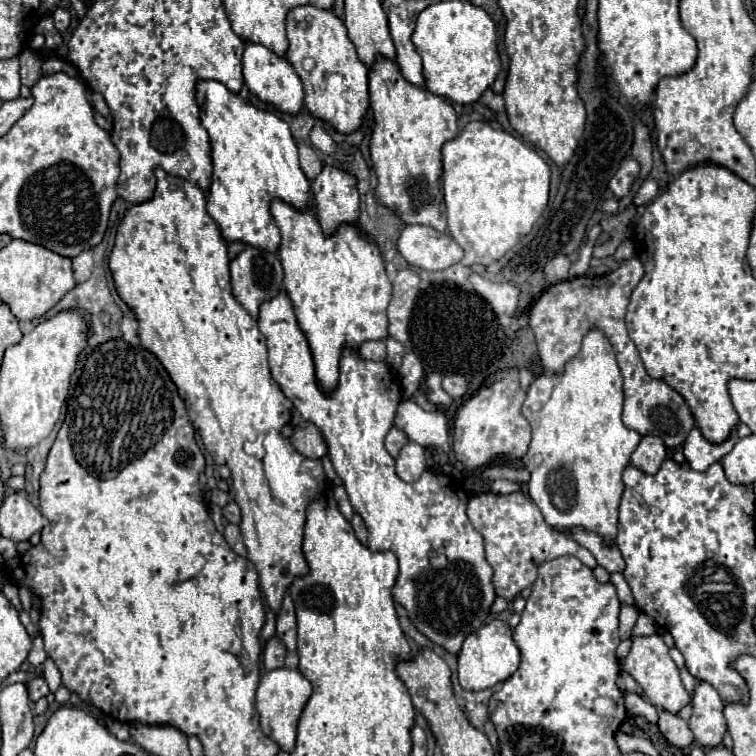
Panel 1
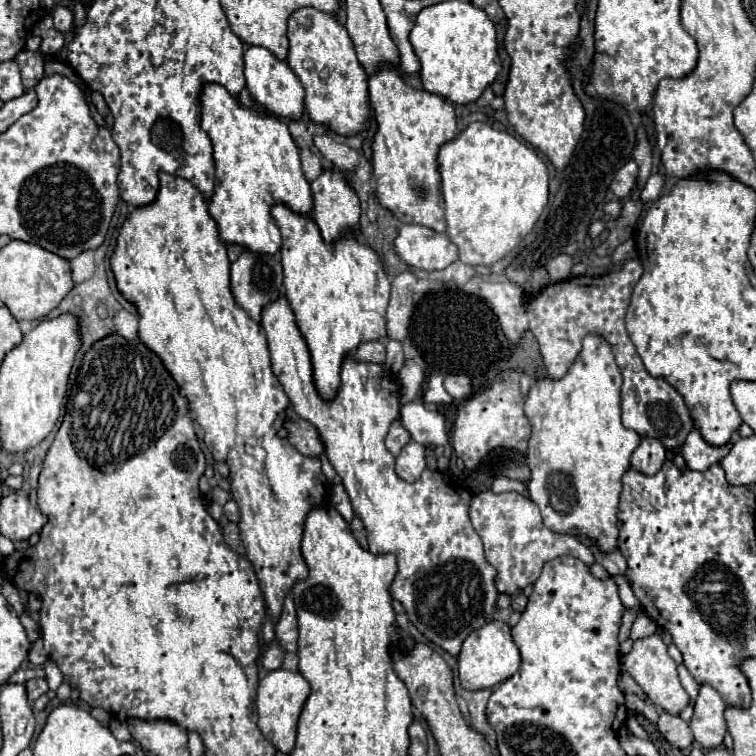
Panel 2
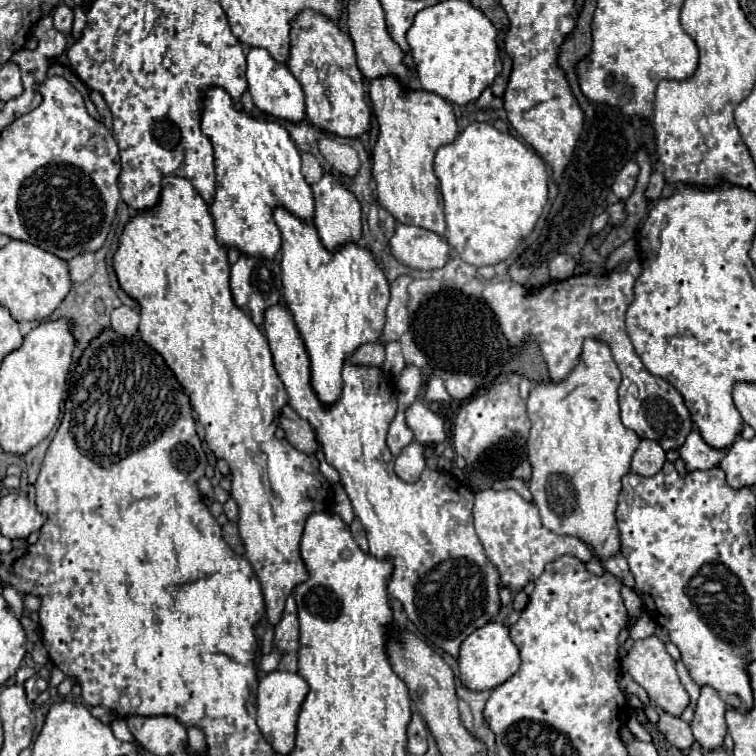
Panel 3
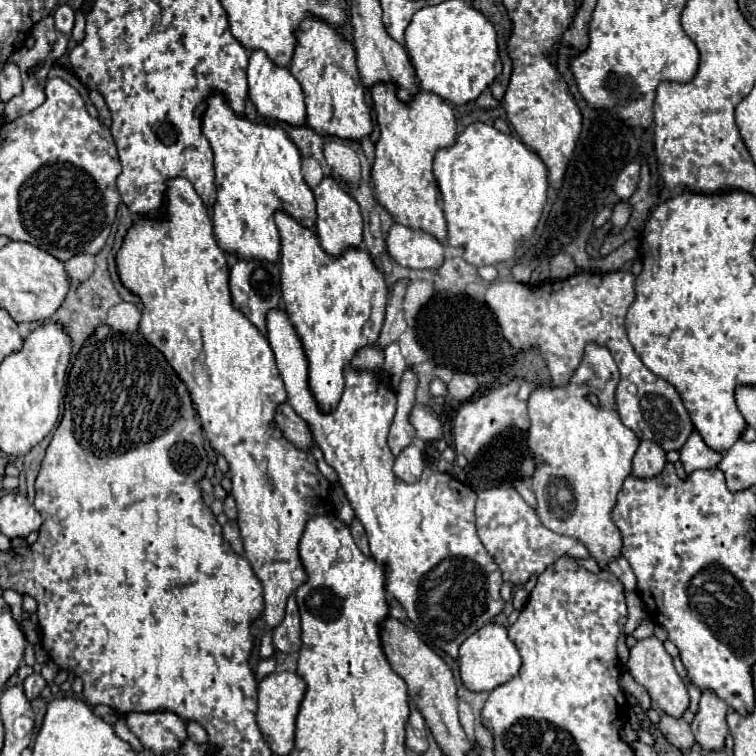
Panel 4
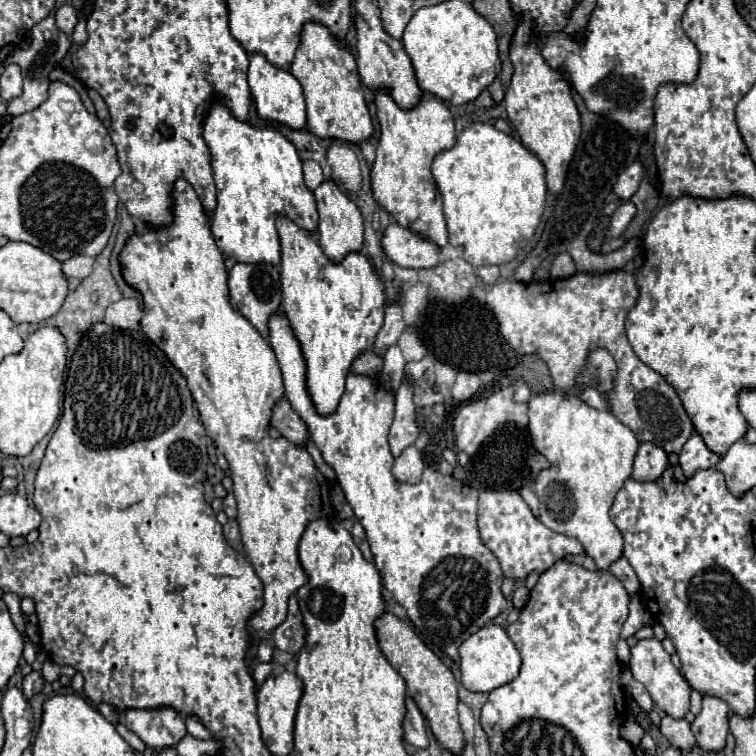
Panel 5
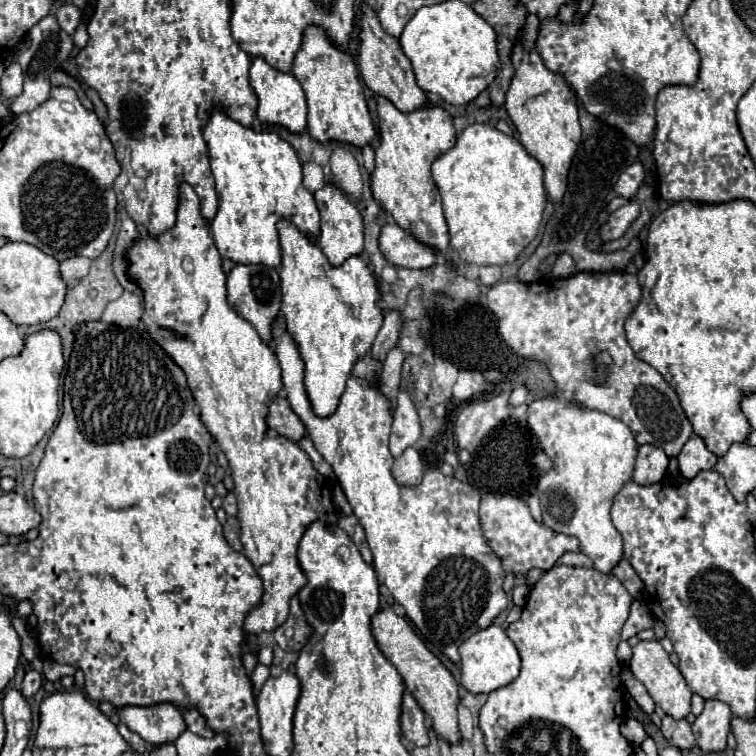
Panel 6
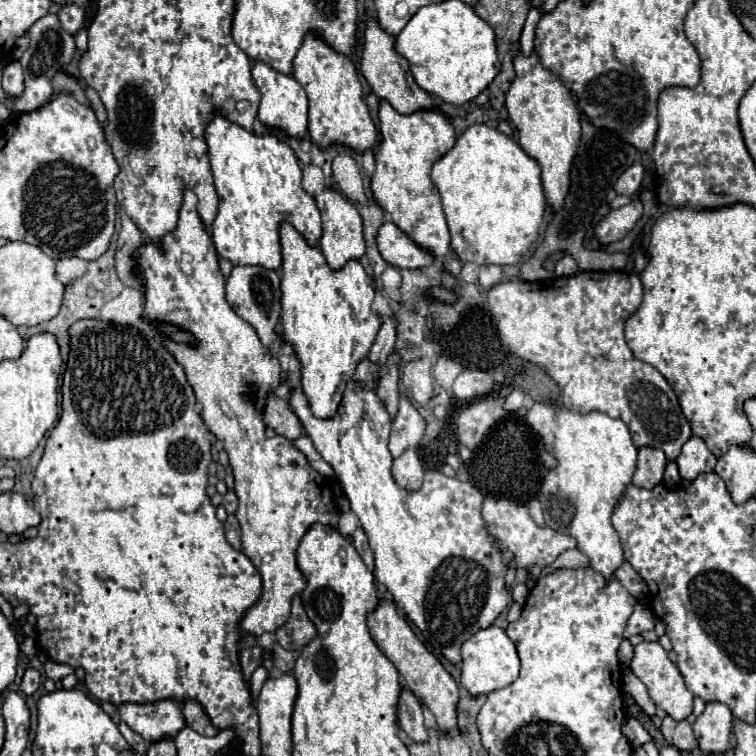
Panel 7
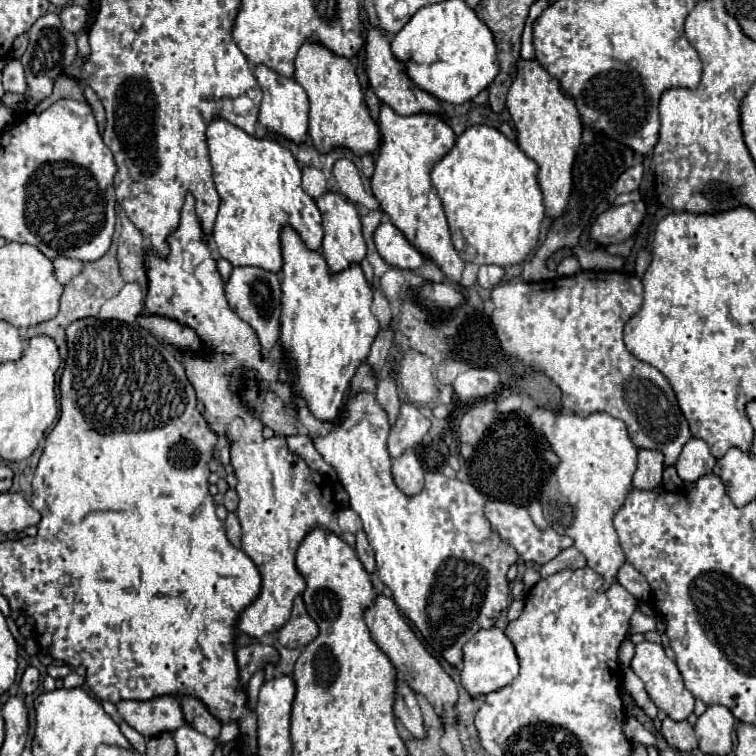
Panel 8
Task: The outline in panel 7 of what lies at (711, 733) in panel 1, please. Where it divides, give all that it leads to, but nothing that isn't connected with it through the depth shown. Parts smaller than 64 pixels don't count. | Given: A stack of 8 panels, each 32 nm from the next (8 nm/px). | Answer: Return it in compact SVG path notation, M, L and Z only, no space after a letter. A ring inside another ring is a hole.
M710 702L694 722L694 734L704 754L724 754L730 750L734 716L726 704Z

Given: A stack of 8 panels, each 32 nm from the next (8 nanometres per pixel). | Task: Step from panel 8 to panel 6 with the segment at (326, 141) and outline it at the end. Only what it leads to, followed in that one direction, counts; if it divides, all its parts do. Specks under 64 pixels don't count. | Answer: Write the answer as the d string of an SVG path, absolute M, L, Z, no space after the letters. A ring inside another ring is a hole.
M310 26L304 32L302 46L294 58L292 66L292 76L300 82L300 86L306 92L308 100L308 134L320 144L326 142L342 142L350 144L358 150L368 146L374 136L374 124L368 114L366 98L364 98L364 88L358 78L356 64L350 56L344 52L336 50L336 46L328 40L326 32L318 26Z

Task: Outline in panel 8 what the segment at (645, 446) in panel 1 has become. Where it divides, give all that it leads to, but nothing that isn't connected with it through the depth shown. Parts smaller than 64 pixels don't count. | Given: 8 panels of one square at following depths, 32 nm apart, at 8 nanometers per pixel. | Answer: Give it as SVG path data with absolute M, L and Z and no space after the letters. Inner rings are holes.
M638 450L638 470L634 474L636 490L654 490L662 484L664 456L656 450Z

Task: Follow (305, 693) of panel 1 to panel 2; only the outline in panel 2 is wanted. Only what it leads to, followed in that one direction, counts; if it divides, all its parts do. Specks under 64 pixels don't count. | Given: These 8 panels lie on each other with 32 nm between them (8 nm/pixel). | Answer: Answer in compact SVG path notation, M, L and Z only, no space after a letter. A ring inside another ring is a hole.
M272 670L268 672L258 686L258 696L256 696L256 710L258 710L258 728L262 734L276 746L278 752L290 754L294 748L296 740L296 722L302 712L302 706L308 698L310 684L300 676L300 672L290 672L290 670Z

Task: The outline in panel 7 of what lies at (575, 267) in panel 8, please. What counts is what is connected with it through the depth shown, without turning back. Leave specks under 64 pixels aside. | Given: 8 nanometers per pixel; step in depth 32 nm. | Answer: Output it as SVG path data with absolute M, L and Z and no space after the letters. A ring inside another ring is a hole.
M564 256L564 258L556 264L556 270L554 270L556 276L572 276L572 274L576 274L576 272L578 272L578 264L576 264L576 260L574 260L572 256Z

